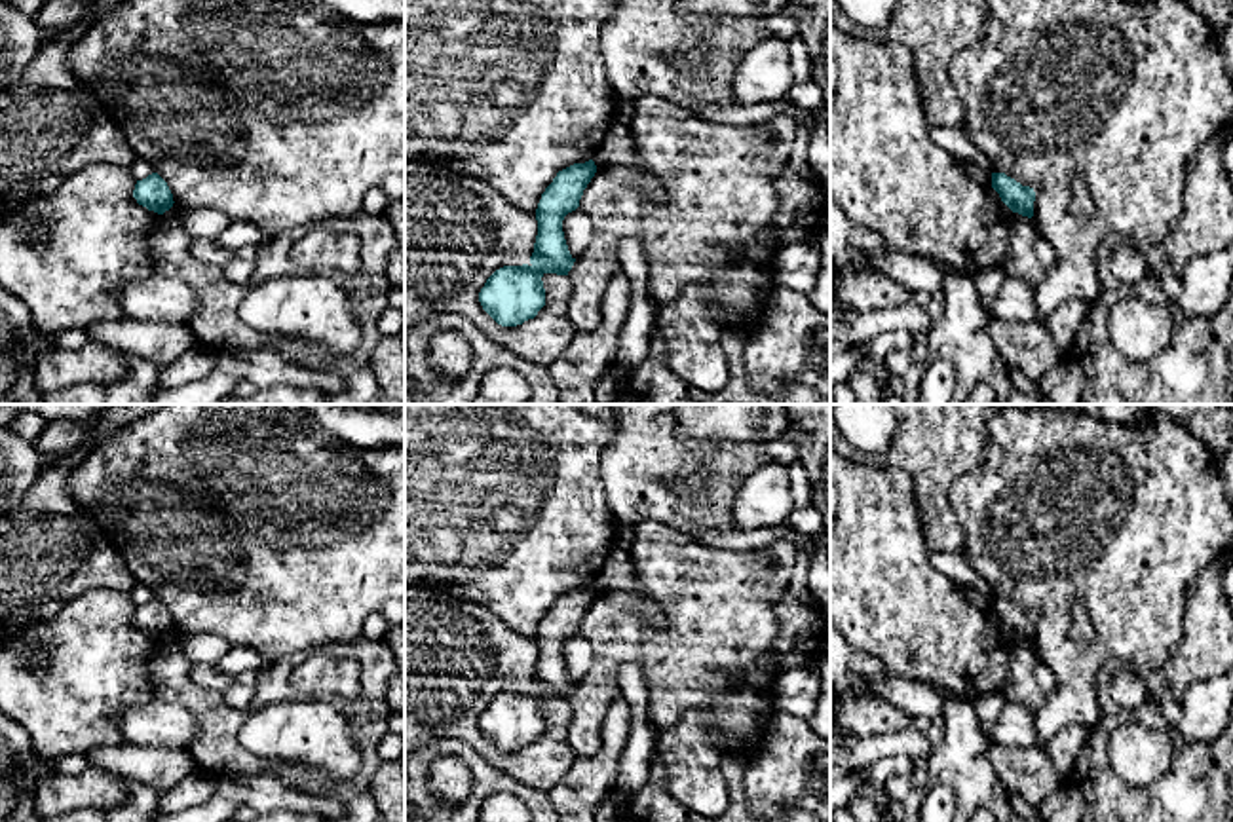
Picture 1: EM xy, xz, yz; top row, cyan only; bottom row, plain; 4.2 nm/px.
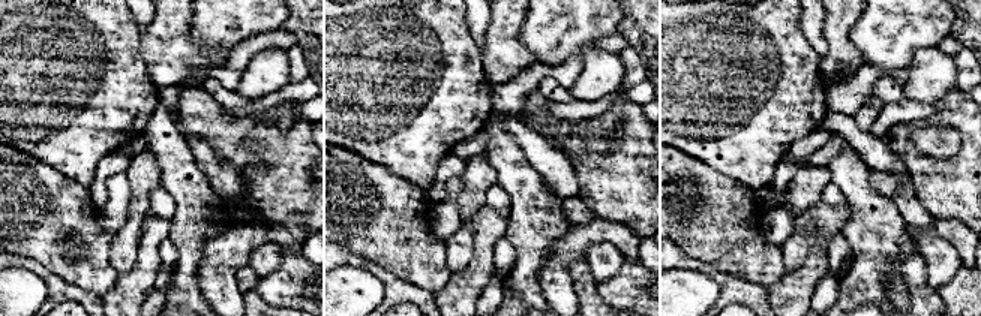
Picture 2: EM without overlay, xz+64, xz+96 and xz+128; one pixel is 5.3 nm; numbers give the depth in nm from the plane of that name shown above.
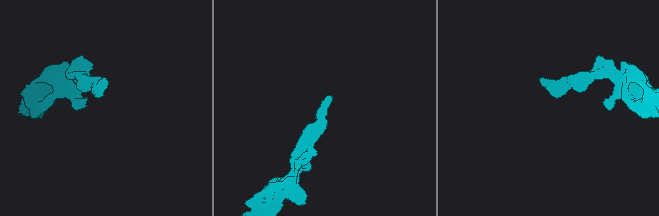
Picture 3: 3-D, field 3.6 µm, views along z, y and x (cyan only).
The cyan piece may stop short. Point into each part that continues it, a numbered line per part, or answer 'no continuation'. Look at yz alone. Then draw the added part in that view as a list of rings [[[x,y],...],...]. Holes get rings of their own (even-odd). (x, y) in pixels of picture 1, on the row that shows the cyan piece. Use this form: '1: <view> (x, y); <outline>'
no continuation

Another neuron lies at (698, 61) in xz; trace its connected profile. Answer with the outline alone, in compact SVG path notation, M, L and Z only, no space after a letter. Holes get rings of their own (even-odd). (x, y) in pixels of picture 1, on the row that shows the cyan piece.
M699 42L676 55L673 55L671 63L693 78L695 82L709 84L714 74L714 51L707 42Z

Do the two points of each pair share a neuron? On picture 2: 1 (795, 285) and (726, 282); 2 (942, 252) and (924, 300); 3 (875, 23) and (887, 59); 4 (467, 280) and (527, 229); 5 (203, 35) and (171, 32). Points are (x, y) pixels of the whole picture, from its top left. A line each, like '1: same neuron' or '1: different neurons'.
1: different neurons
2: different neurons
3: same neuron
4: different neurons
5: different neurons

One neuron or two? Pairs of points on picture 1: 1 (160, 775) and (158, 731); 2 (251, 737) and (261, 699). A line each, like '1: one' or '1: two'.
1: two
2: two

